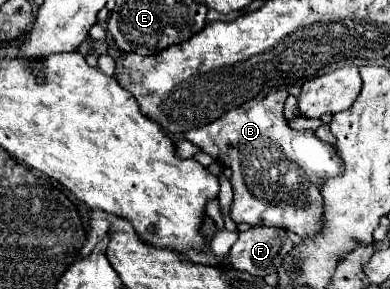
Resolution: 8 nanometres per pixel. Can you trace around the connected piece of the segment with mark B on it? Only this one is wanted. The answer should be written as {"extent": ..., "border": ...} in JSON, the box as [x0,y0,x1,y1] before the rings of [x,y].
{"extent":[184,90,340,235],"border":[[[276,90],[267,94],[260,94],[252,101],[224,113],[220,119],[200,127],[190,129],[184,133],[184,137],[202,147],[204,153],[212,155],[216,161],[228,165],[232,169],[232,189],[234,189],[234,201],[230,217],[236,223],[248,223],[248,225],[266,225],[266,227],[280,227],[294,231],[296,235],[308,235],[308,227],[312,223],[320,223],[320,183],[326,177],[340,175],[340,161],[332,155],[332,145],[316,139],[314,131],[294,131],[288,127],[284,117],[284,101],[289,94],[286,90]]]}

